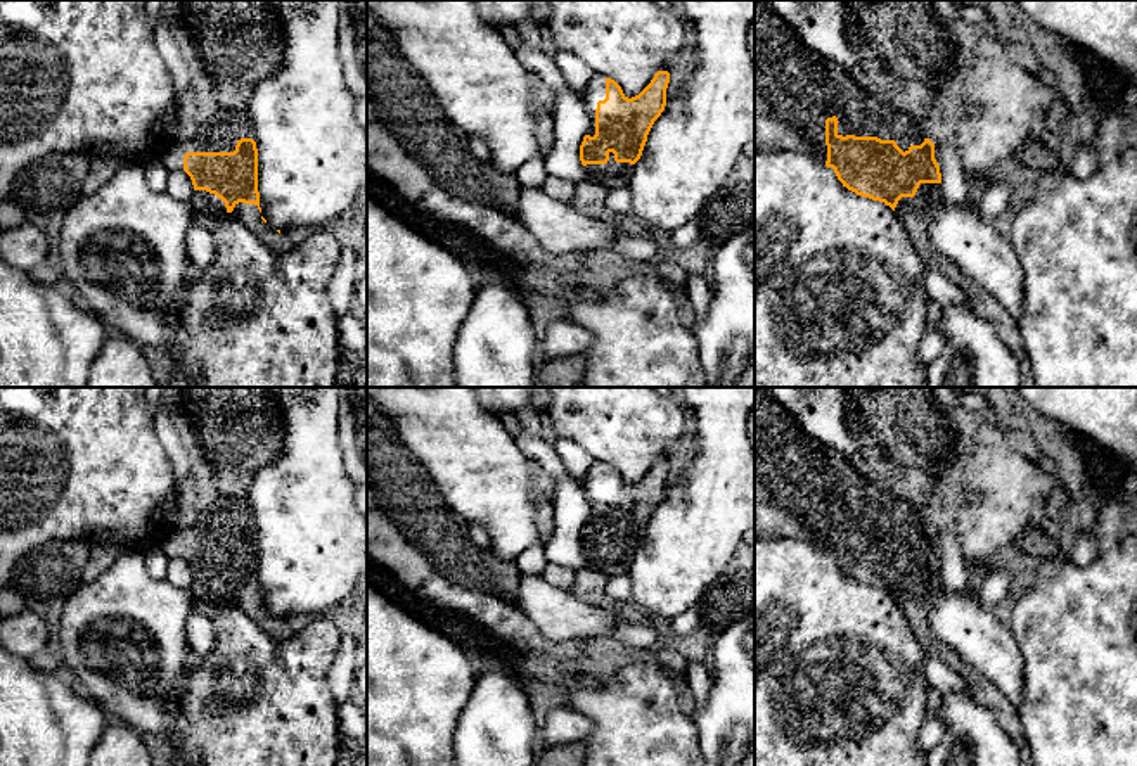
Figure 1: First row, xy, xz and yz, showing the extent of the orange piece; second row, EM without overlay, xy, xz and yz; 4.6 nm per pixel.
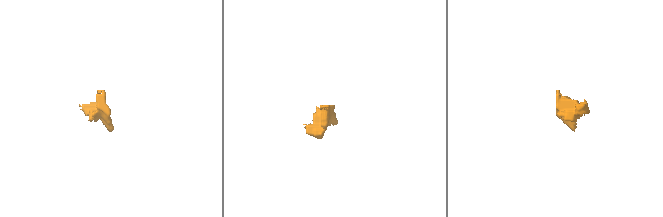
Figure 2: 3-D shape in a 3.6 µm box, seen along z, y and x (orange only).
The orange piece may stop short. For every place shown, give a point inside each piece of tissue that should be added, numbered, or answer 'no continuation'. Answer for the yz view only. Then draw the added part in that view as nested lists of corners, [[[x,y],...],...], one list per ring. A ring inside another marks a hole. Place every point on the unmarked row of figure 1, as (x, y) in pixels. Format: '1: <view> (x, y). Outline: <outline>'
1: yz (914, 600). Outline: [[[921,571],[914,584],[902,584],[898,588],[895,603],[909,621],[922,654],[947,664],[964,681],[966,690],[974,700],[993,712],[999,726],[1014,742],[1021,766],[1035,766],[1016,705],[992,681],[967,664],[954,647],[940,642],[931,633],[928,616],[941,588],[941,571]]]

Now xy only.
1: xy (206, 593). Outline: [[[194,578],[190,586],[192,602],[206,609],[208,612],[222,607],[225,603],[234,603],[241,607],[251,619],[256,621],[273,640],[284,642],[291,638],[296,631],[289,619],[277,619],[273,614],[261,607],[261,600],[254,591],[235,591],[234,598],[228,600],[225,590],[215,581],[206,578]]]

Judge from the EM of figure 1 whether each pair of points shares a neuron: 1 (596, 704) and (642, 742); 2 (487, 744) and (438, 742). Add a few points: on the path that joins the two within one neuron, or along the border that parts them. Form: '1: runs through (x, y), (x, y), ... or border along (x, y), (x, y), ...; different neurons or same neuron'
1: runs through (608, 708), (630, 730); same neuron
2: border along (466, 704), (452, 747); different neurons

